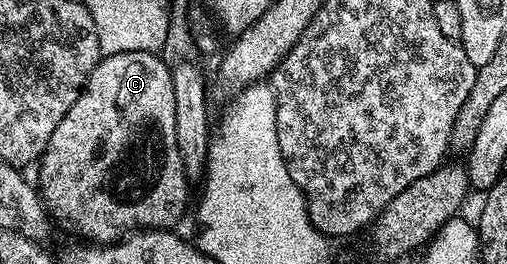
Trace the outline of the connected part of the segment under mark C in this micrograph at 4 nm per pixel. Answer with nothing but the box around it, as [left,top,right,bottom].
[36,52,188,244]

